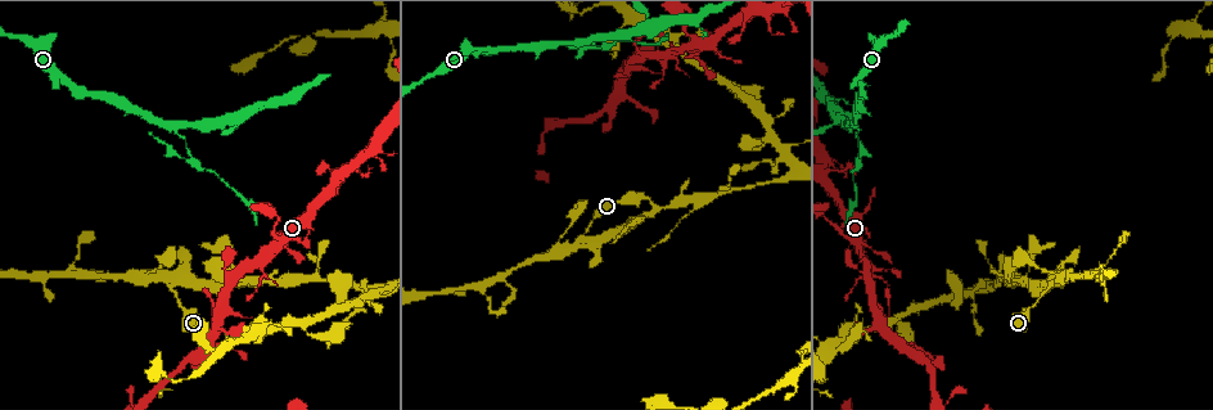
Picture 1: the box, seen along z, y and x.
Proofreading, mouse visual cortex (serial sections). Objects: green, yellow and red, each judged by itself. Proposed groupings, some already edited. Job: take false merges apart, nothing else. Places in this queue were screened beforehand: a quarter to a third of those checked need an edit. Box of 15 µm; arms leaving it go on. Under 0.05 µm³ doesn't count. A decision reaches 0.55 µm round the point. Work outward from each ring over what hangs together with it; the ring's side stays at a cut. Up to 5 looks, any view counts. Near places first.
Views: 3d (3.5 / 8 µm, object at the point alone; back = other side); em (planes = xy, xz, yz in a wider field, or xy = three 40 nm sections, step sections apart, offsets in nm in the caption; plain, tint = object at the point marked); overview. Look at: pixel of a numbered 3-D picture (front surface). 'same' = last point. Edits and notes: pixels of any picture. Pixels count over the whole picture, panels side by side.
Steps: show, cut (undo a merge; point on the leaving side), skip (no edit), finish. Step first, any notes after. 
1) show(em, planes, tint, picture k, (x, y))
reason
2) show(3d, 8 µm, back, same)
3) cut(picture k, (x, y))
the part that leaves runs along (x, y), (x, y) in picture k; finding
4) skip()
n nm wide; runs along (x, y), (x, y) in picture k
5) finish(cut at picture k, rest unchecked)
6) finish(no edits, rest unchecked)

show(3d, 3.5 µm, picture 1, (604, 46))
branch point

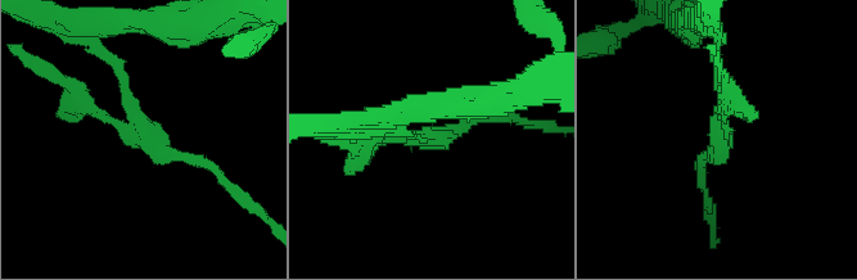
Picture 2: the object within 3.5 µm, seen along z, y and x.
show(em, xy, step 1, tint, picture 2, (428, 136))
need the tissue

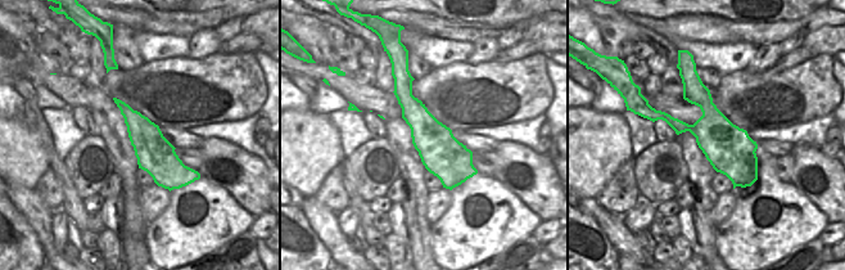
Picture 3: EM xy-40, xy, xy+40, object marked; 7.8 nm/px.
skip()
runs along (692, 71), (713, 131), (748, 183) in picture 3; all the same cell

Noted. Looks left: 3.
show(3d, 3.5 µm, picture 1, (865, 259))
a fork

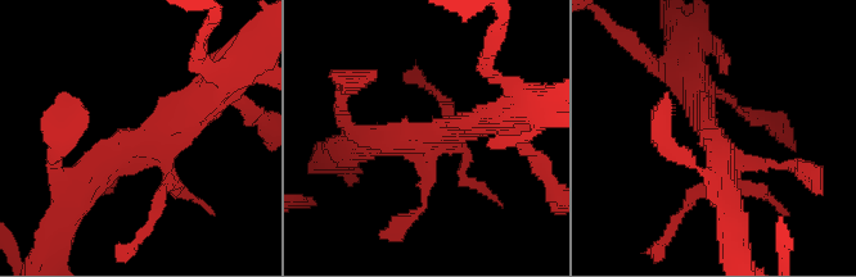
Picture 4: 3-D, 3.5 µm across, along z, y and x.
show(em, xy, step 2, tint, picture 4, (164, 130))
need the tissue

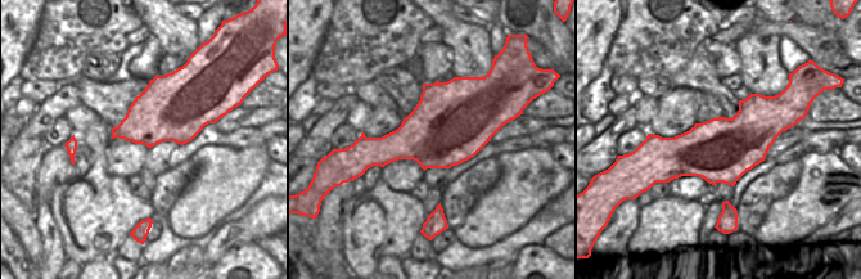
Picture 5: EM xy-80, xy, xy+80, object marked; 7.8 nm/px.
cut(picture 4, (161, 195))
the part that leaves runs along (166, 163), (162, 203), (122, 254) in picture 4; two cells meet here

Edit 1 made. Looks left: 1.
finish(cut at picture 4, rest unchecked)

